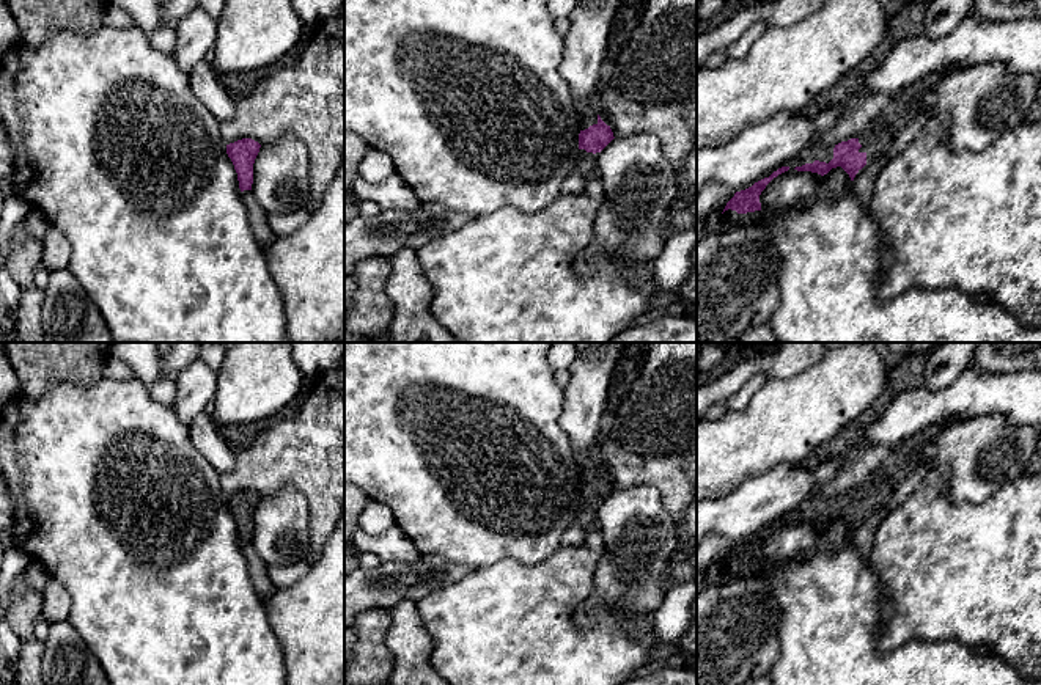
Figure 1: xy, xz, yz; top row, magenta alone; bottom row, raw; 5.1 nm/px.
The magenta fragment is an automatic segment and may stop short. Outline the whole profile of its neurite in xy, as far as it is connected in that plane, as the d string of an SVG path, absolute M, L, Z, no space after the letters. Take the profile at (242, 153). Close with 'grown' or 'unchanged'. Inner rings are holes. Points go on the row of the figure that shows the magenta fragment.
M242 138L226 145L226 154L231 159L237 173L239 189L252 190L253 184L253 163L259 152L261 145L252 138Z; unchanged

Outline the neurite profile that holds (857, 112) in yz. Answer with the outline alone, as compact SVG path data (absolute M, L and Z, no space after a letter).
M884 93L849 97L843 104L843 115L838 121L830 129L818 135L815 143L835 146L841 141L857 138L873 121L882 116L890 102L892 96Z

